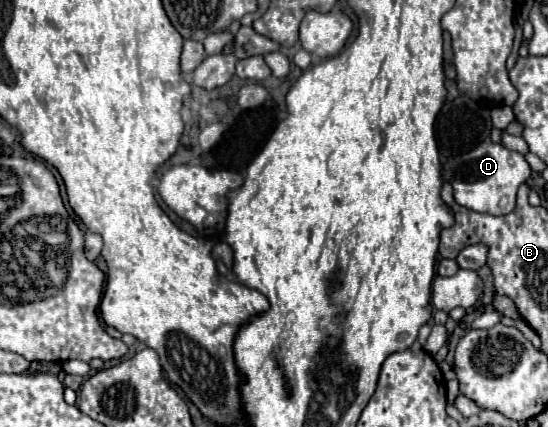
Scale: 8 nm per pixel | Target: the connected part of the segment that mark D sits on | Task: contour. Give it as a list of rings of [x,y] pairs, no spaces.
[[[482,143],[474,149],[448,157],[442,163],[442,179],[452,185],[454,199],[458,205],[488,213],[488,215],[508,215],[516,203],[516,191],[530,177],[530,165],[524,155],[506,149],[500,143]]]

